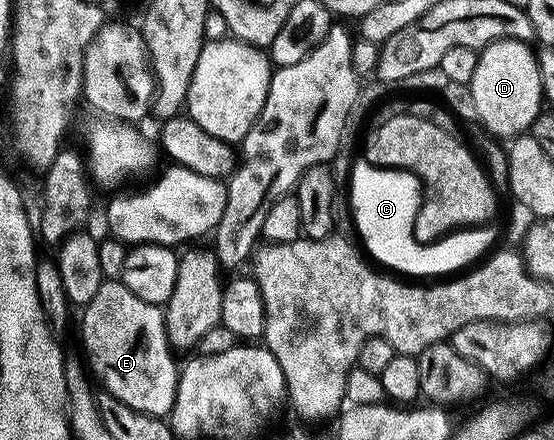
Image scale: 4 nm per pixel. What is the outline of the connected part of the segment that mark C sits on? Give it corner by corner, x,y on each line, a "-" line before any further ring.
366,160
354,163
349,198
366,253
378,265
409,278
443,278
464,271
480,261
499,238
498,233
492,232
458,233
441,237
437,248
417,248
409,240
409,224
413,223
413,208
417,207
417,182
411,176
397,176
394,169
379,168

